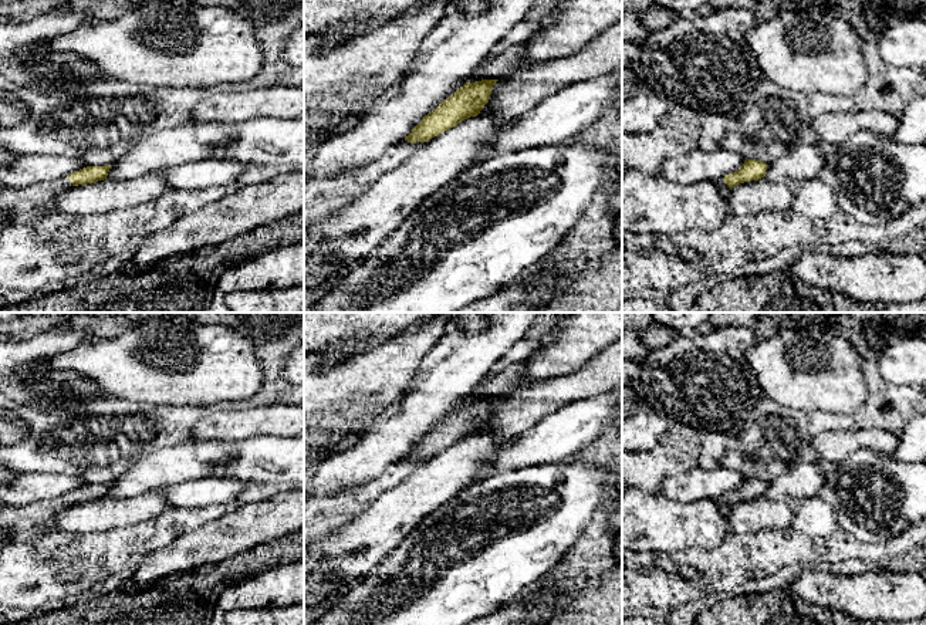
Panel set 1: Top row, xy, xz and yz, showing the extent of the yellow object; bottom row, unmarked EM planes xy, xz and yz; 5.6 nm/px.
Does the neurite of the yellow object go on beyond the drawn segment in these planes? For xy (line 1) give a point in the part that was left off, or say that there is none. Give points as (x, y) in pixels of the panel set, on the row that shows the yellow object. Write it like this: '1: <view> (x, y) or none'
1: xy (26, 205)

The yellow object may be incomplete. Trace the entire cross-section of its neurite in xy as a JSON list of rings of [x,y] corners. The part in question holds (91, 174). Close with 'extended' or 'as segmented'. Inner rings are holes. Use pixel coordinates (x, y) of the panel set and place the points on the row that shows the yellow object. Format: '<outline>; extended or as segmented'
[[[111,165],[87,166],[54,182],[21,189],[3,188],[0,189],[0,212],[11,216],[10,223],[33,223],[54,210],[54,200],[61,190],[104,180],[109,169]]]; extended

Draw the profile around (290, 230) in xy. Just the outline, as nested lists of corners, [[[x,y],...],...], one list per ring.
[[[304,210],[217,246],[148,267],[128,266],[89,283],[50,293],[0,312],[202,312],[227,267],[304,241]]]

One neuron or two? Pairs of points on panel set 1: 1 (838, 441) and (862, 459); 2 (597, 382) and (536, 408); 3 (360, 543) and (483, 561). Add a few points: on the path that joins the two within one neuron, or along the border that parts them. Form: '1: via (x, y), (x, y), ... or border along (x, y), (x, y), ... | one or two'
1: border along (886, 452), (857, 449), (840, 462), (821, 459) | two
2: via (581, 384), (551, 397) | one
3: border along (418, 524), (371, 571) | two

